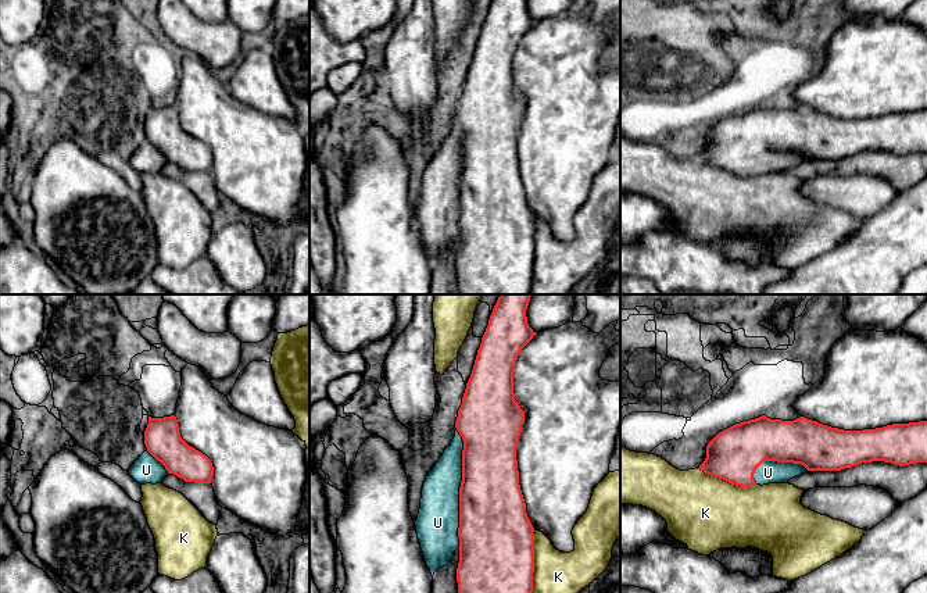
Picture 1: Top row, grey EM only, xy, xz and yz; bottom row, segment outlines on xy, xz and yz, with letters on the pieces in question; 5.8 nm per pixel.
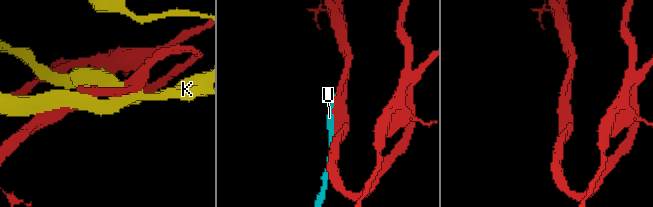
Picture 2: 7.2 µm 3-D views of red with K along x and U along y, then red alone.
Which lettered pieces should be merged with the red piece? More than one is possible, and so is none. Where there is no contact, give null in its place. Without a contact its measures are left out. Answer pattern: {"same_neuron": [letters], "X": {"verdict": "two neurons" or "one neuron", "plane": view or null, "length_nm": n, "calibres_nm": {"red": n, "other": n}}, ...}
{"same_neuron": ["U"], "K": {"verdict": "two neurons", "plane": "xz", "length_nm": 440, "calibres_nm": {"red": 440, "other": 300}}, "U": {"verdict": "one neuron", "plane": "xz", "length_nm": 700, "calibres_nm": {"red": 380, "other": 240}}}

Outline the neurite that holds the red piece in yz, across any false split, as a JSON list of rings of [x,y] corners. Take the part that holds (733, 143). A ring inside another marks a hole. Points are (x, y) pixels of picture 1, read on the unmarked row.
[[[762,104],[719,121],[706,135],[706,147],[698,158],[740,176],[787,172],[809,160],[841,160],[862,151],[884,150],[894,154],[927,151],[927,110],[892,112],[876,118],[844,119],[799,106],[794,110],[770,108]]]

